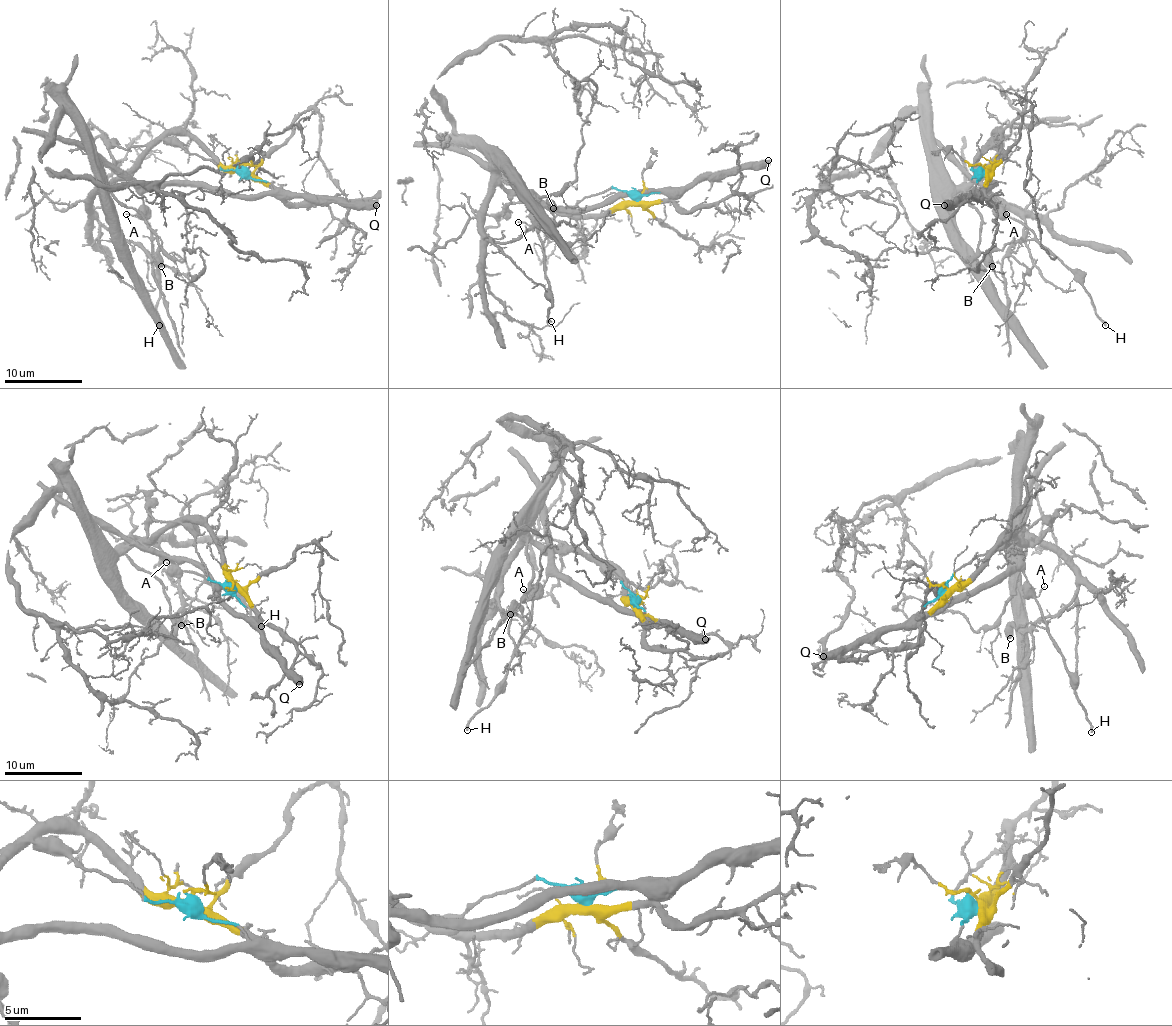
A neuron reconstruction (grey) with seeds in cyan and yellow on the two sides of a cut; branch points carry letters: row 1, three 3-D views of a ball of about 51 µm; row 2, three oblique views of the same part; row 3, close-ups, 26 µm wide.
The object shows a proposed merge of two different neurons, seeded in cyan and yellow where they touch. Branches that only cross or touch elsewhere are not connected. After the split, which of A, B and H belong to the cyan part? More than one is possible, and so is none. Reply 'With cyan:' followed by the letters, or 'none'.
With cyan: A, B, H

